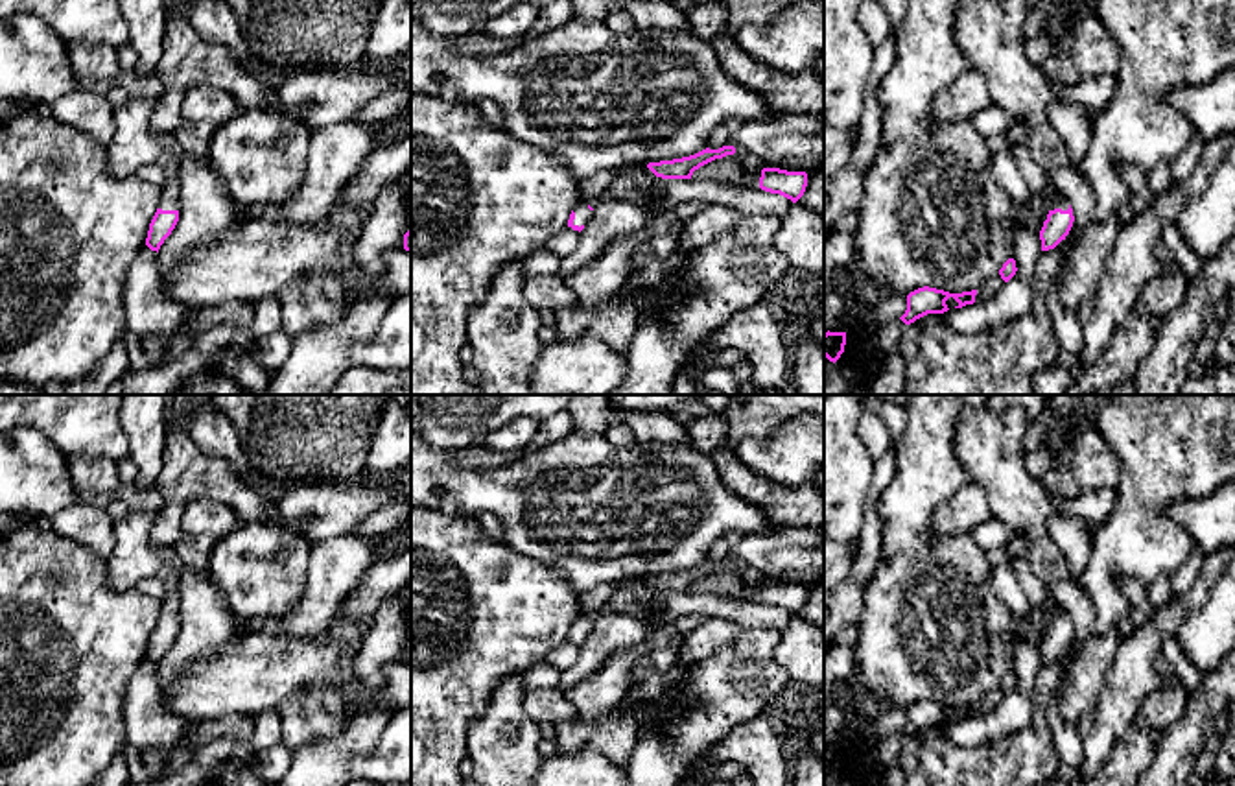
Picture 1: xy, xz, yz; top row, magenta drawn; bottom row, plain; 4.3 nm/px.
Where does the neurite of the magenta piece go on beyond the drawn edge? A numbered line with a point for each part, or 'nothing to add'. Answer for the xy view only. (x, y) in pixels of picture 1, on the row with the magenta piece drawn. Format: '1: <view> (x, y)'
1: xy (133, 144)

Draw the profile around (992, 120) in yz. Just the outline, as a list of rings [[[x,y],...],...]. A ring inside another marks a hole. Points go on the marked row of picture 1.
[[[994,103],[975,113],[970,122],[984,138],[1003,135],[1008,129],[1008,114]]]

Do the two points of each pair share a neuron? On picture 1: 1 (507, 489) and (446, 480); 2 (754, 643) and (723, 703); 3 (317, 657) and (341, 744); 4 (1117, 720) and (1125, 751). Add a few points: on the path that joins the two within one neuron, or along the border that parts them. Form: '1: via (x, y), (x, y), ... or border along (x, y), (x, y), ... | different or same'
1: via (493, 489), (461, 489) | same
2: via (743, 657), (740, 661), (740, 678), (729, 689) | same
3: border along (389, 707), (360, 707), (343, 713) | different
4: border along (1136, 722), (1116, 742), (1101, 766) | different

